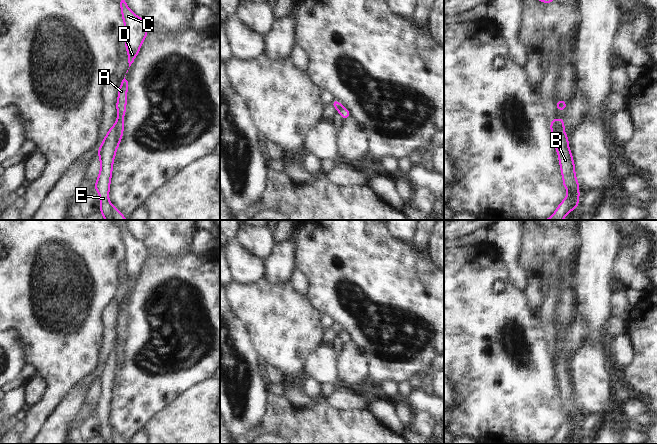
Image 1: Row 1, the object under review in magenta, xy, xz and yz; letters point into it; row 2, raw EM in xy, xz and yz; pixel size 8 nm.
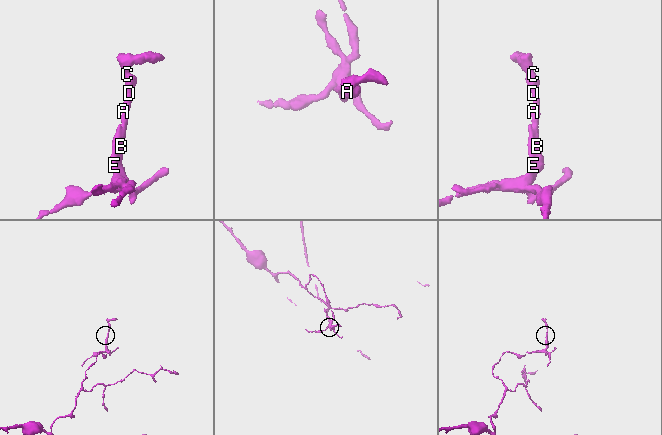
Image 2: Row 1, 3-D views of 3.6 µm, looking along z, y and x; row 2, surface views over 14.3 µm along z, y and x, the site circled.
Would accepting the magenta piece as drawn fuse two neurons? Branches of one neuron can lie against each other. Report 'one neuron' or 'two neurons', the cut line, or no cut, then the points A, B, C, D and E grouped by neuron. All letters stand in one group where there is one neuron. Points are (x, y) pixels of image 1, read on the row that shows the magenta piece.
two neurons; cut xy (114, 124), (115, 151); groups A B C D / E

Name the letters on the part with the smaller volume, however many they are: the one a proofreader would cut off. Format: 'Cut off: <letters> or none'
Cut off: A, B, C, D

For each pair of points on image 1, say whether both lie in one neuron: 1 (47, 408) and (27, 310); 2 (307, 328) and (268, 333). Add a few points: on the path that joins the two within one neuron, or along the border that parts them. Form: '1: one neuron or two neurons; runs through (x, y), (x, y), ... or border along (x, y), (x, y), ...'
1: one neuron; runs through (52, 384), (52, 341), (45, 334)
2: one neuron; runs through (297, 328), (278, 330)

